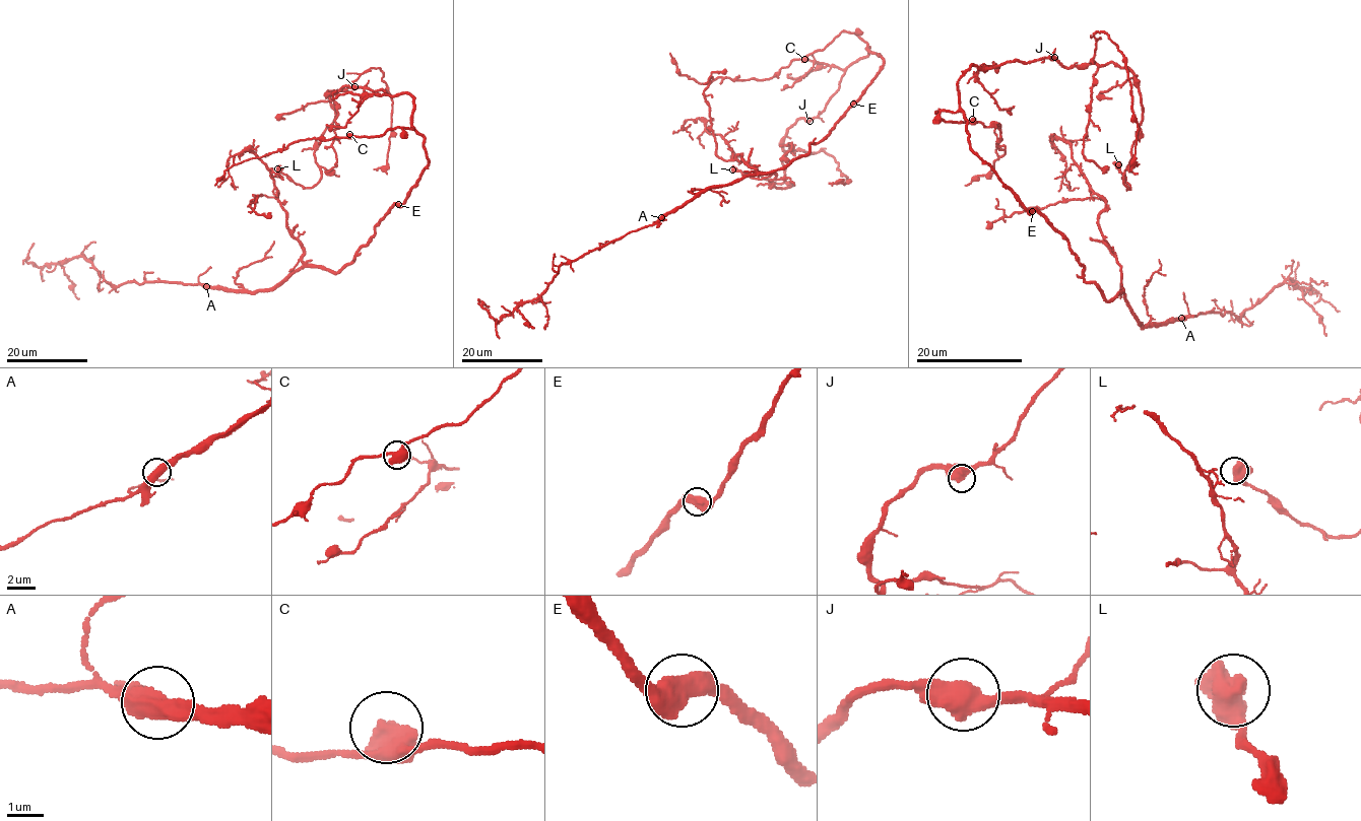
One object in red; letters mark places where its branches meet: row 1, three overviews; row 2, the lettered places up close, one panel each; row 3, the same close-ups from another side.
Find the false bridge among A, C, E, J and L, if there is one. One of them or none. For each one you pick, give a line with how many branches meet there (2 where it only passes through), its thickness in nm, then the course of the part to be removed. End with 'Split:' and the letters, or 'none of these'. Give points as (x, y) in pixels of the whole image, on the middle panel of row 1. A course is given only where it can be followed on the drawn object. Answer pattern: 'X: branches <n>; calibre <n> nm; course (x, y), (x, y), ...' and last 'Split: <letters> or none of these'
Split: none of these

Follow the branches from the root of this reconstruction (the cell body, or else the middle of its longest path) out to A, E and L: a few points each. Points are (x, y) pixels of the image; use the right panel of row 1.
A: (1054, 229), (1083, 265), (1084, 279), (1095, 282), (1106, 300), (1122, 291), (1130, 312), (1144, 326), (1181, 318)
E: (1054, 229), (1032, 210)
L: (1054, 229), (971, 148), (968, 68), (1051, 55), (1126, 67), (1143, 109), (1129, 189), (1118, 164)

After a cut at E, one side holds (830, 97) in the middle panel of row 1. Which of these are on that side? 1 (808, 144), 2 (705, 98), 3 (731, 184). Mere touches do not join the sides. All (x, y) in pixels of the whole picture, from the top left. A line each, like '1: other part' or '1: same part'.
1: other part
2: other part
3: other part

